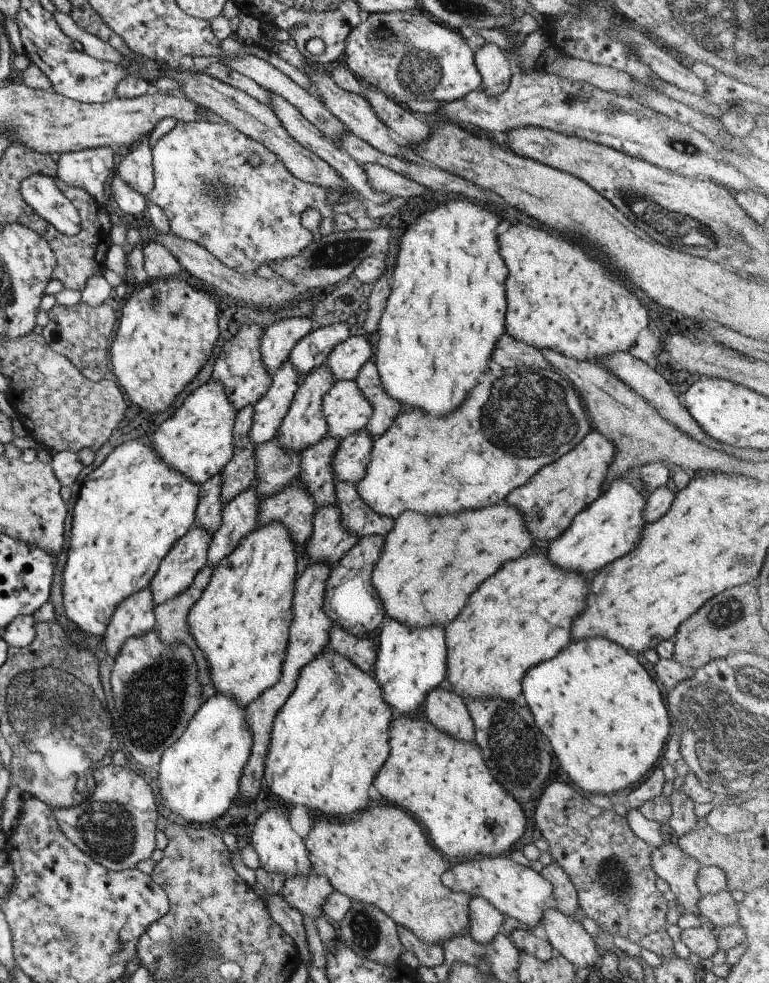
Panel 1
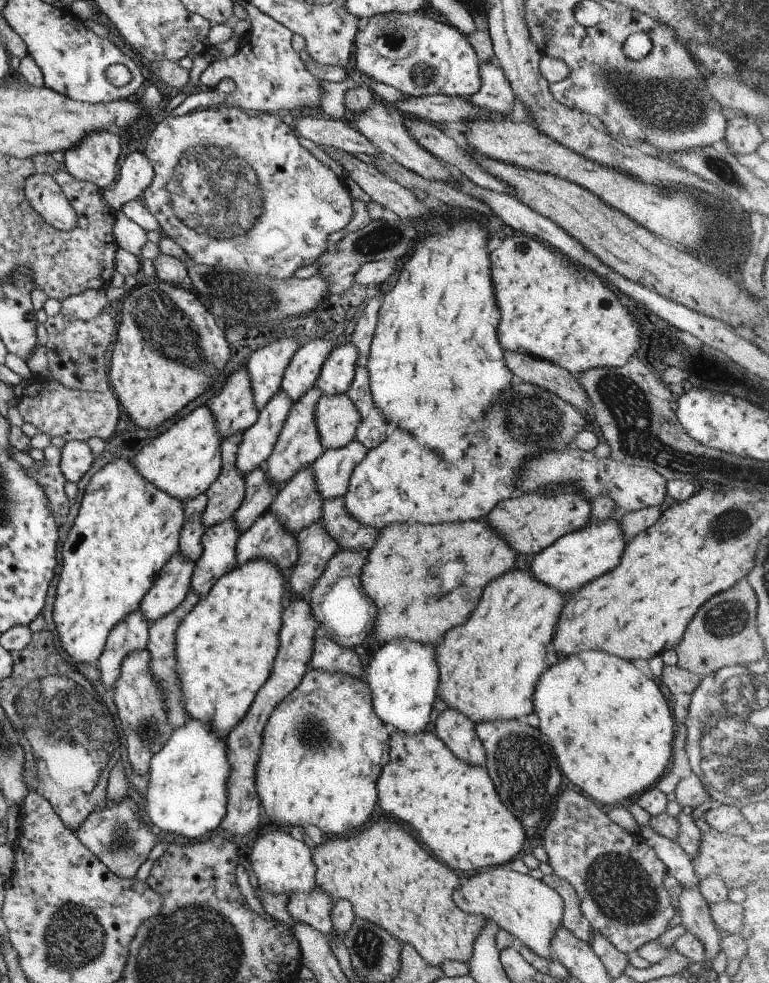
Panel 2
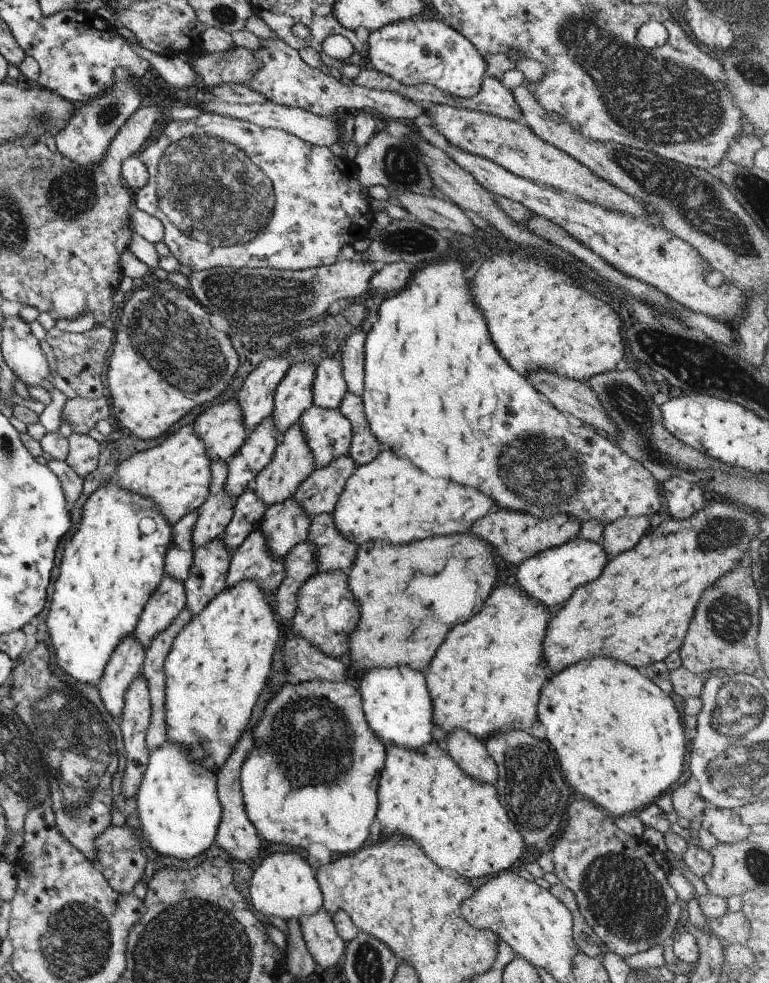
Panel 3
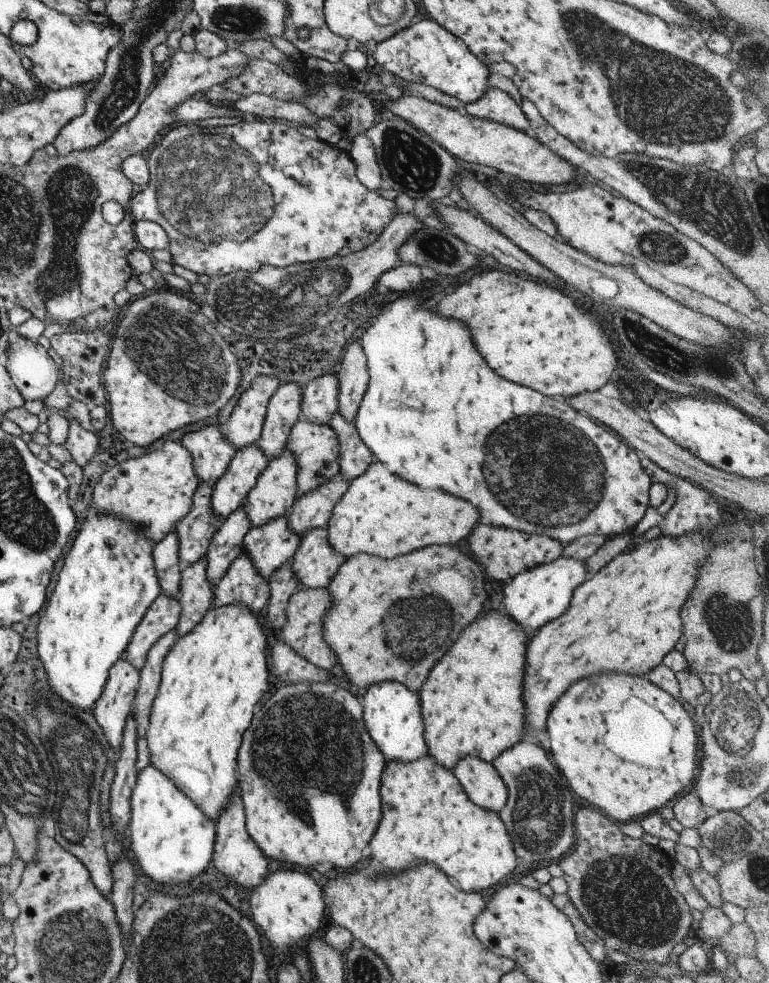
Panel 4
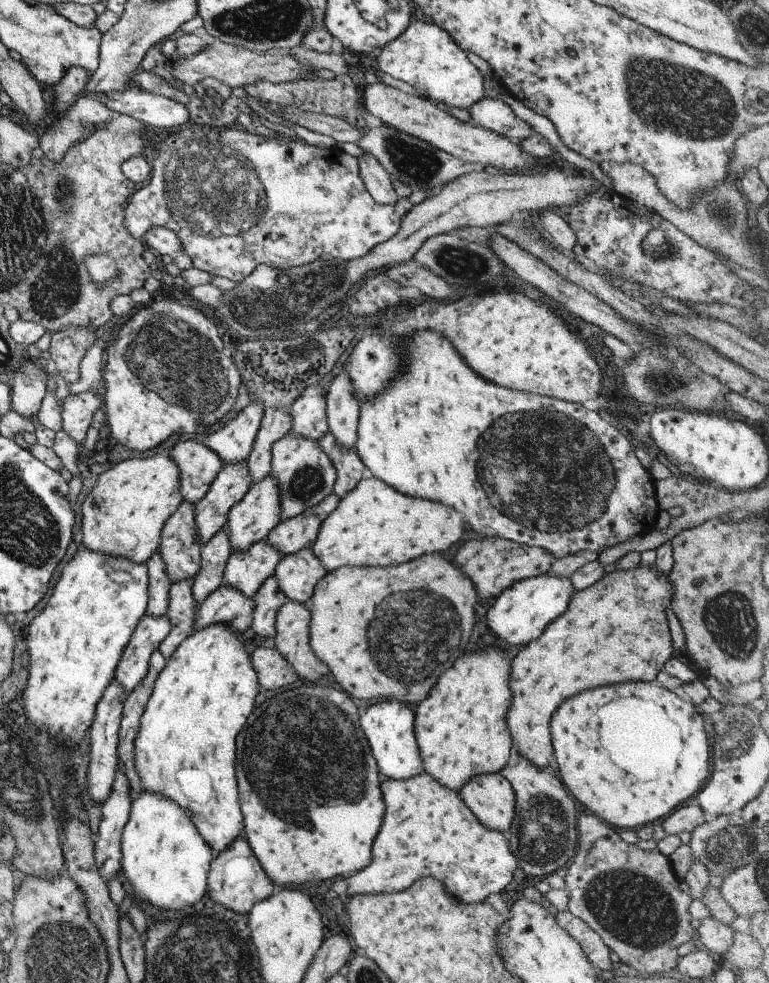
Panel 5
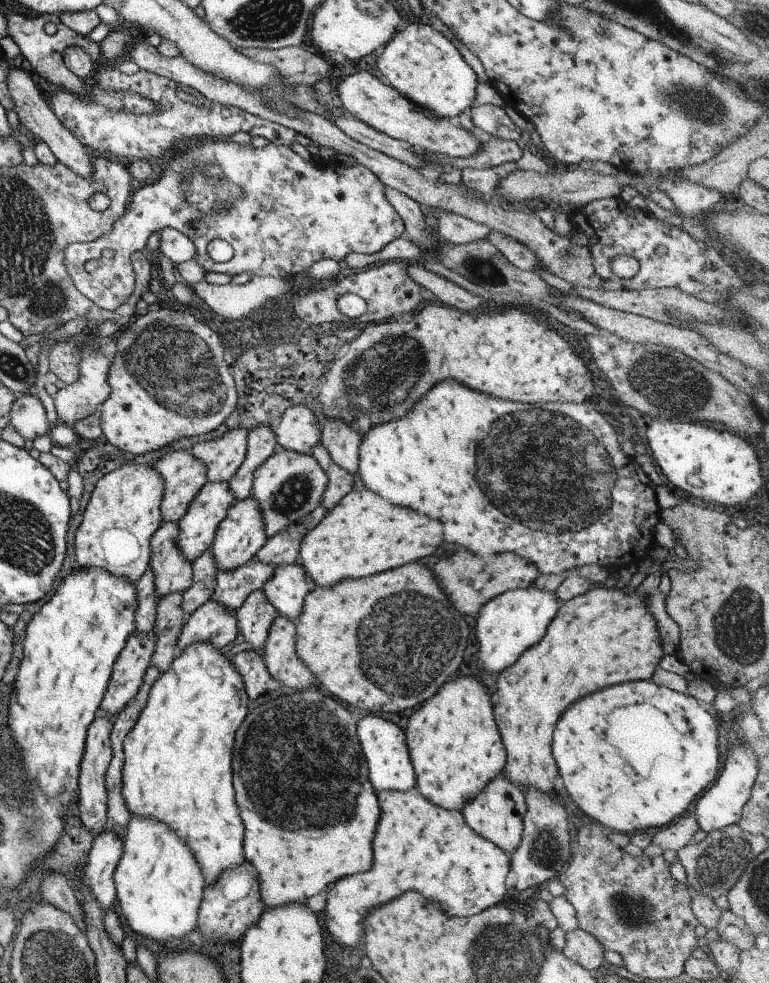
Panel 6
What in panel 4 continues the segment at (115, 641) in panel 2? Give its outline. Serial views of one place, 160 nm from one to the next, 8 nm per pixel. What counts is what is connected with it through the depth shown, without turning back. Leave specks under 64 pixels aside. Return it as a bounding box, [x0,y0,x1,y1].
[93,657,138,750]

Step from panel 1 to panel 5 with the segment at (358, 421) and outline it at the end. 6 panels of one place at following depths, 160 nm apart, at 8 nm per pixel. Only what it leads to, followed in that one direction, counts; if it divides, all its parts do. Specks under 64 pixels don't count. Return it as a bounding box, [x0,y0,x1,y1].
[269,432,336,521]

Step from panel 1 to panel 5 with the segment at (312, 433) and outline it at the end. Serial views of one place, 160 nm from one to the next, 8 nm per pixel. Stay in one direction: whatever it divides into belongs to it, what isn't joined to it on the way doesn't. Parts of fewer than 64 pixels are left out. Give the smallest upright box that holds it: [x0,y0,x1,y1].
[223,475,280,551]

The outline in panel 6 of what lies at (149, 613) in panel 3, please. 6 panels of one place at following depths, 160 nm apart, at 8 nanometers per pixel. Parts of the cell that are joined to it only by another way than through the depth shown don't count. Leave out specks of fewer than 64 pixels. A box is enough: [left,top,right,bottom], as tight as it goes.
[99,633,156,720]

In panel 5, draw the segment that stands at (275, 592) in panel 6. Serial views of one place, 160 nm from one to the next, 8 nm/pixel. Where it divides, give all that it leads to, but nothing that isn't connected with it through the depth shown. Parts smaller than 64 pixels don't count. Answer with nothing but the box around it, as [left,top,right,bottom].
[274,547,327,603]

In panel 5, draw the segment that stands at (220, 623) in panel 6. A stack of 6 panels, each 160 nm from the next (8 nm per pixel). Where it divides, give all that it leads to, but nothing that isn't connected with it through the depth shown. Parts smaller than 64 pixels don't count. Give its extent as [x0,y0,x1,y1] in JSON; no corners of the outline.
[192,583,253,635]

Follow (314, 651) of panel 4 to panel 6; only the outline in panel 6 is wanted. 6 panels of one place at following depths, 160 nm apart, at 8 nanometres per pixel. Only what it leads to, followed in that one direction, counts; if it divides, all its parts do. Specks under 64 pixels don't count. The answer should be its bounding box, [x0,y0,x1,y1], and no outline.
[261,614,317,691]

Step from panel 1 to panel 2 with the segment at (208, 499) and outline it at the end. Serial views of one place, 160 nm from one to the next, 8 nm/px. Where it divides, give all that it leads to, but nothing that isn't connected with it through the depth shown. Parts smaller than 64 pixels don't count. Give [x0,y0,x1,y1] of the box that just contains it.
[178,493,206,562]

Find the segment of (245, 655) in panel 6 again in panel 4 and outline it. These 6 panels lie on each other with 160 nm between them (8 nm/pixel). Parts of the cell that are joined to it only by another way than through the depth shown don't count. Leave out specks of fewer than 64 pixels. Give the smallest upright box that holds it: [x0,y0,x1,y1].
[266,640,329,683]

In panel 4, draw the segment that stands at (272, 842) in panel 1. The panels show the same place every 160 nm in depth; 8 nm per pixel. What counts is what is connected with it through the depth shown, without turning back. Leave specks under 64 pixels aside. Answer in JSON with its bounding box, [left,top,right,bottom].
[249,866,326,960]

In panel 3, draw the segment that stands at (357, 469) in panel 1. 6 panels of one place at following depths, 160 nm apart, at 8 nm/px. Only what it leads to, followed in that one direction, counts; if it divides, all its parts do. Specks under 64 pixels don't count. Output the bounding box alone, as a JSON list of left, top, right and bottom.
[293,455,357,518]

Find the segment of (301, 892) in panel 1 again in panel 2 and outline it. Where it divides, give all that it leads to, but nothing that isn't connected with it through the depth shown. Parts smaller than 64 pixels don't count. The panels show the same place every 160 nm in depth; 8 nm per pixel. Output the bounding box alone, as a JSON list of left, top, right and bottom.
[286,886,334,937]

